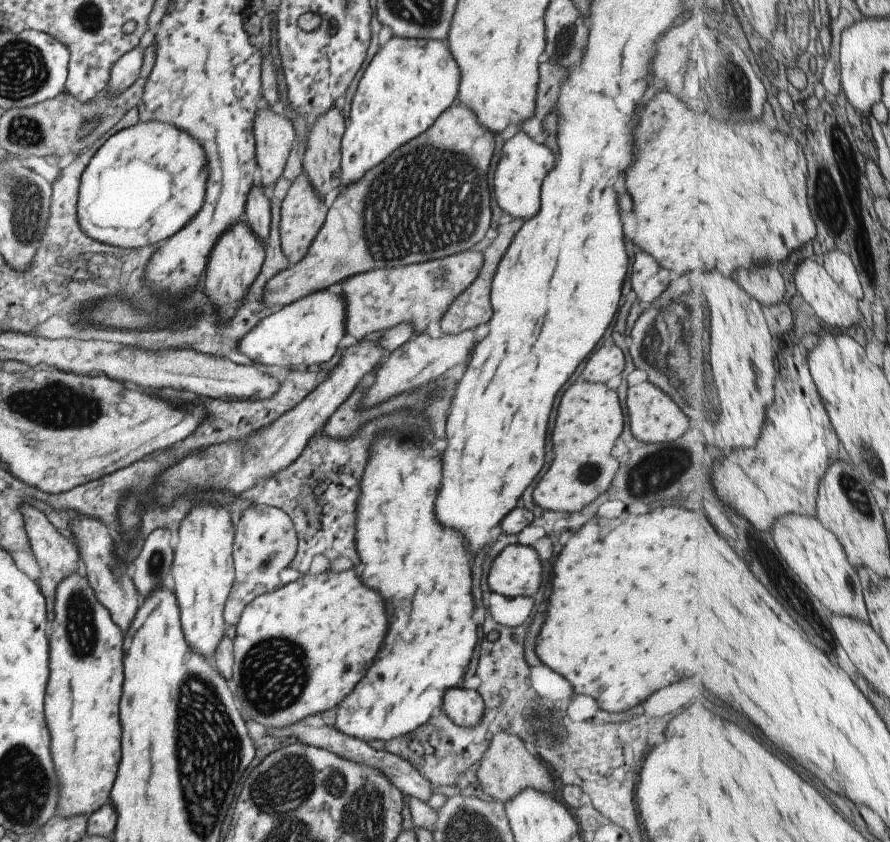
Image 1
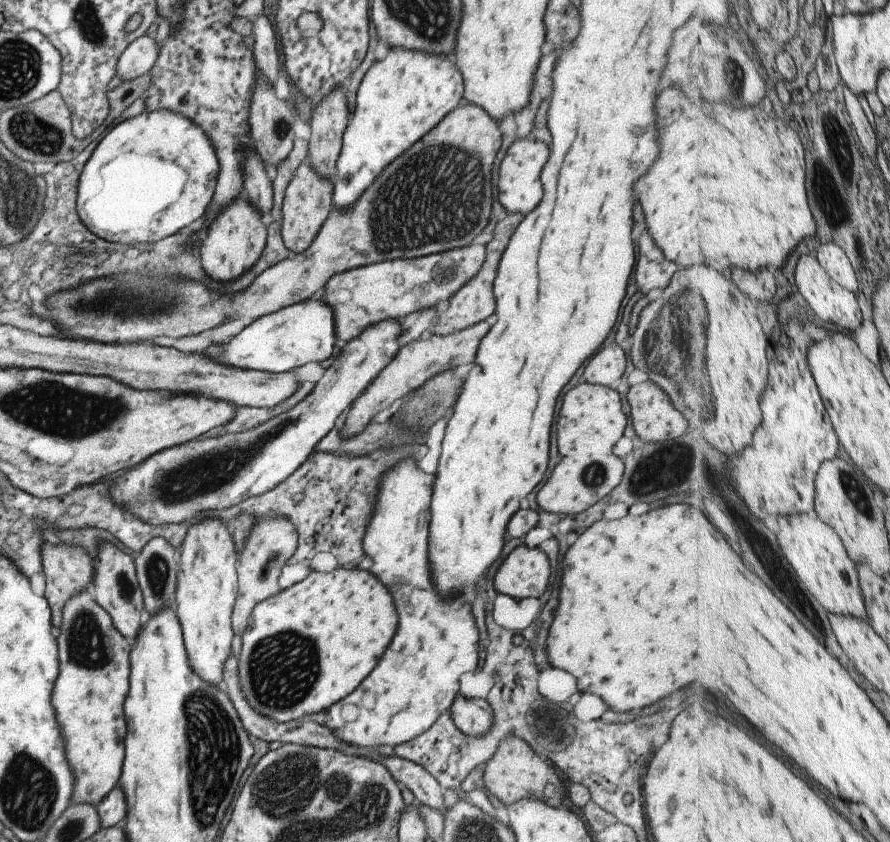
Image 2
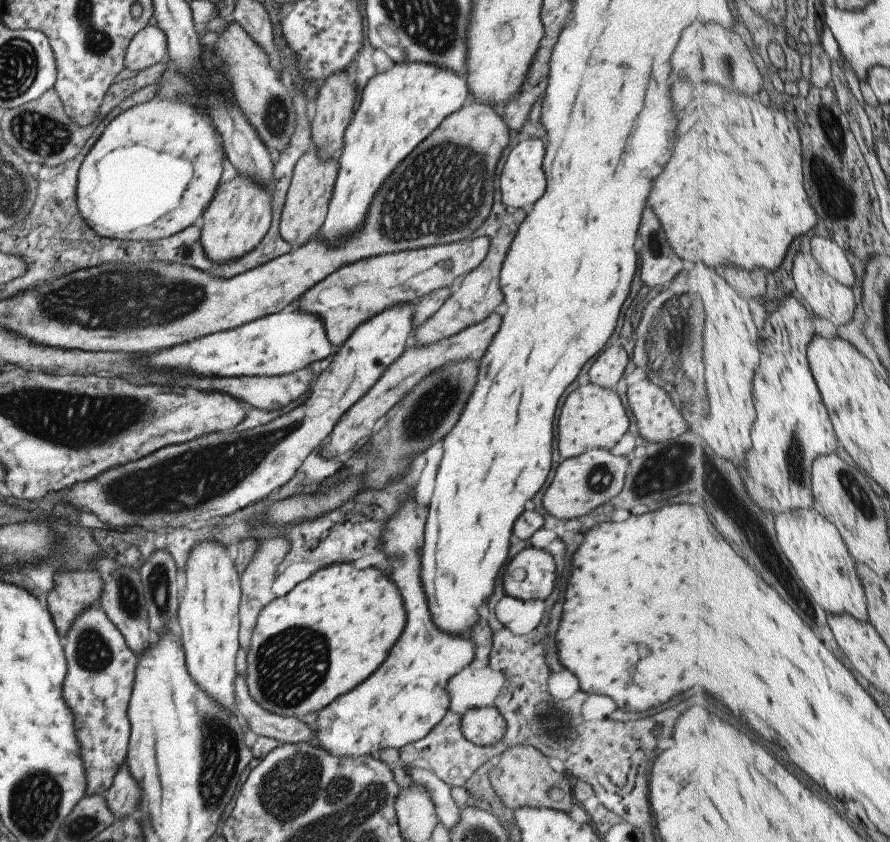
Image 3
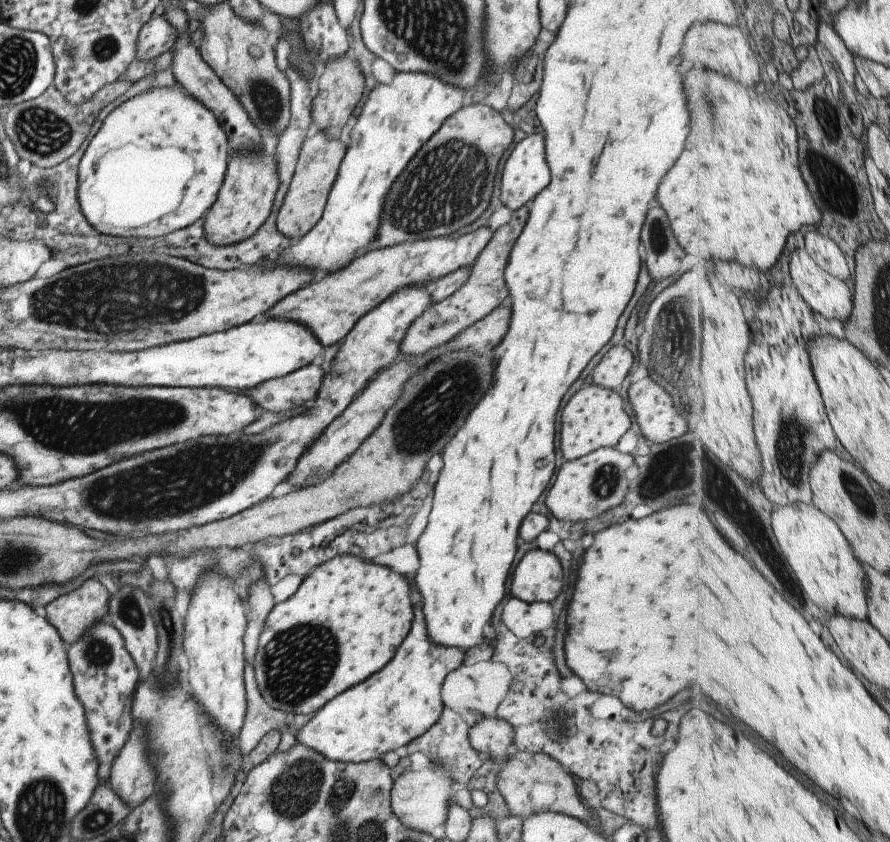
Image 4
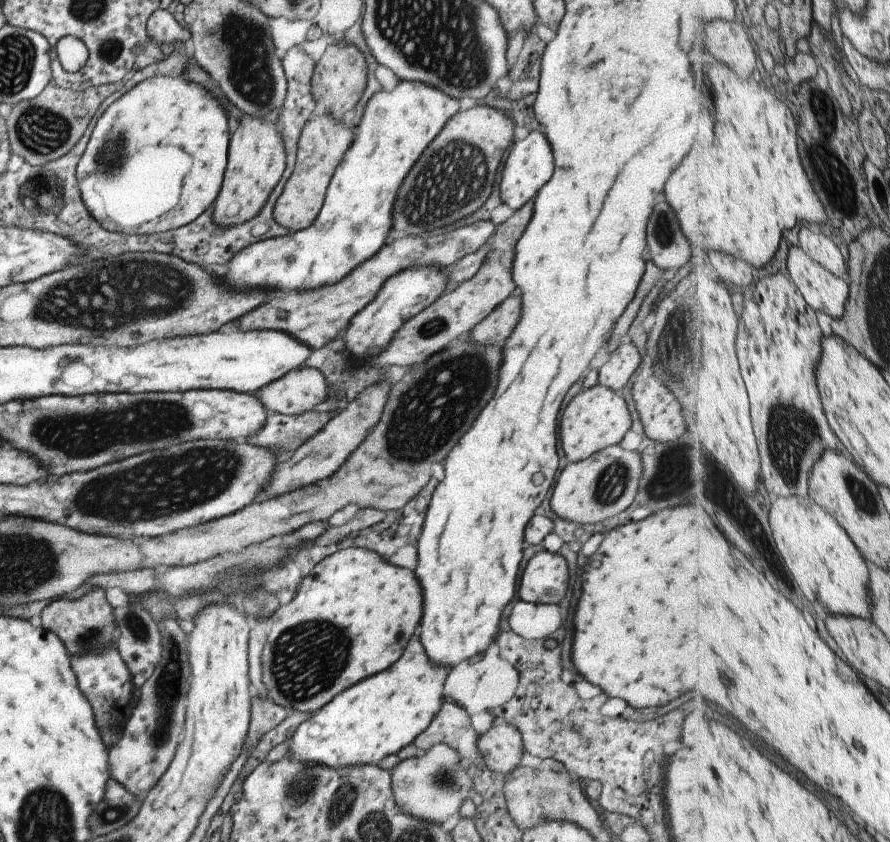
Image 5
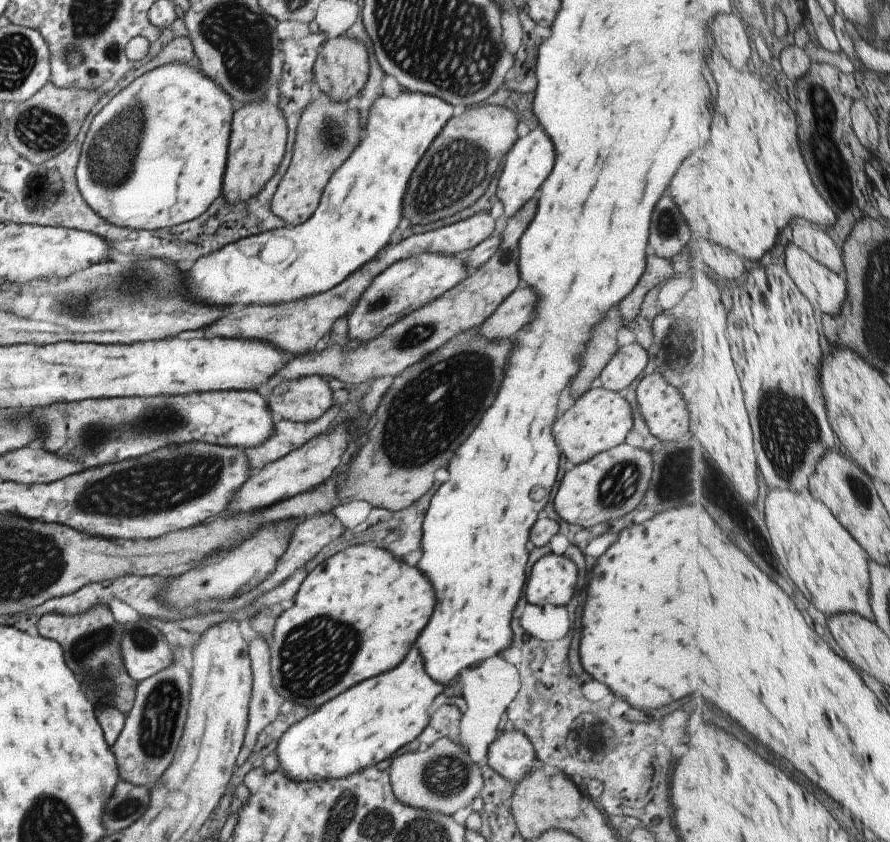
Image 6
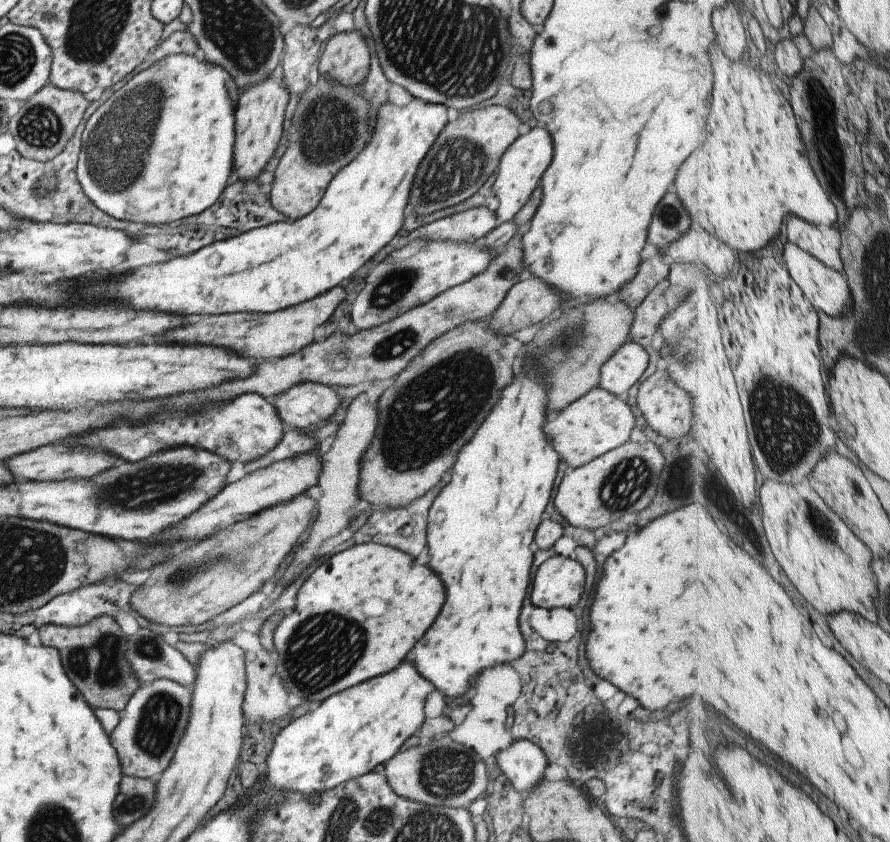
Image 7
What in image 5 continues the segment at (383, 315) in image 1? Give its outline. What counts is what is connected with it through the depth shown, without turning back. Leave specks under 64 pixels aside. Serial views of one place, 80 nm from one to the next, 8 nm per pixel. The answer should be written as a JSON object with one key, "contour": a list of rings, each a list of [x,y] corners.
{"contour":[[[489,220],[477,221],[476,223],[464,226],[458,230],[446,230],[440,234],[429,234],[426,237],[406,236],[399,246],[399,242],[391,242],[381,246],[377,254],[373,254],[369,260],[353,268],[353,274],[349,272],[343,276],[337,286],[325,286],[325,288],[315,288],[307,292],[281,292],[277,291],[277,296],[273,294],[263,303],[258,305],[257,310],[243,315],[237,320],[240,329],[259,330],[273,329],[283,331],[299,339],[312,350],[321,348],[329,340],[333,340],[341,330],[348,328],[348,324],[353,315],[361,311],[369,304],[380,291],[388,279],[398,275],[405,269],[416,269],[419,267],[436,267],[444,269],[455,263],[465,255],[473,254],[483,244],[487,244],[495,226]]]}

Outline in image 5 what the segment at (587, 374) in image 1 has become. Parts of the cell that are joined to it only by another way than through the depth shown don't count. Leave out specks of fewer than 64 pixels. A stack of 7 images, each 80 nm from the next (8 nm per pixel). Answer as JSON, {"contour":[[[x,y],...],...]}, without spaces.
{"contour":[[[631,344],[619,345],[596,372],[596,382],[612,391],[620,392],[629,376],[636,372],[640,353]]]}

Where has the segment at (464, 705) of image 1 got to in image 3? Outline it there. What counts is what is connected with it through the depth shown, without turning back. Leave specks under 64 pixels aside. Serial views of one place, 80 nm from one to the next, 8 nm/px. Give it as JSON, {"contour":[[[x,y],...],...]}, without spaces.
{"contour":[[[495,706],[473,708],[459,715],[461,734],[474,745],[495,746],[506,731],[503,717]]]}

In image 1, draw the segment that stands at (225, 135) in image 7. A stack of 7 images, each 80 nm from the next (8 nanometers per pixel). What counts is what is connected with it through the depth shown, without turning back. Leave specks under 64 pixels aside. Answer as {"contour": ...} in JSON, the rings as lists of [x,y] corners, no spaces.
{"contour":[[[157,121],[137,122],[133,126],[127,126],[127,128],[119,130],[119,132],[115,132],[105,142],[98,143],[94,149],[95,151],[93,156],[91,156],[91,160],[87,162],[87,166],[84,166],[83,172],[81,172],[76,202],[77,222],[81,230],[85,232],[85,236],[89,236],[89,238],[93,238],[93,240],[97,240],[97,242],[103,244],[125,249],[153,247],[163,242],[166,238],[169,238],[172,234],[175,234],[199,210],[203,202],[208,169],[206,168],[206,158],[203,156],[203,149],[195,140],[191,140],[189,136],[185,136],[185,132],[177,132],[174,126],[158,123]]]}

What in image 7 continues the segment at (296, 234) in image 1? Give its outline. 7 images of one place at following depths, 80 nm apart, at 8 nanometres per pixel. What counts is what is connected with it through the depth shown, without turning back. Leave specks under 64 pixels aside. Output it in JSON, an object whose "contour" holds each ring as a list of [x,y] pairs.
{"contour":[[[320,75],[315,86],[304,91],[298,100],[287,130],[285,151],[278,160],[270,188],[273,210],[295,220],[309,214],[319,204],[327,183],[369,140],[367,103],[354,93],[357,87],[342,87]]]}

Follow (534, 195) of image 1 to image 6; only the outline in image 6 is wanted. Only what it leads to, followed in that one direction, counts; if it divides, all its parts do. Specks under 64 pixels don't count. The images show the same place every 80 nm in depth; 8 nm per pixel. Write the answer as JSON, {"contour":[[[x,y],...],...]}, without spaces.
{"contour":[[[531,130],[527,135],[519,137],[503,157],[503,166],[499,174],[496,196],[503,206],[504,218],[510,217],[521,208],[533,192],[541,186],[545,176],[551,172],[553,166],[553,148],[549,138],[543,134],[543,130]]]}

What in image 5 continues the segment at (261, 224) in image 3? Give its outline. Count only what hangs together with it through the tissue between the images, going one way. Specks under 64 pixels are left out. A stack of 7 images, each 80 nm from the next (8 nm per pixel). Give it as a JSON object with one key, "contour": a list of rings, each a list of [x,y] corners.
{"contour":[[[245,114],[239,118],[228,144],[222,183],[212,202],[210,219],[219,229],[228,229],[255,219],[284,169],[285,154],[278,127]]]}

